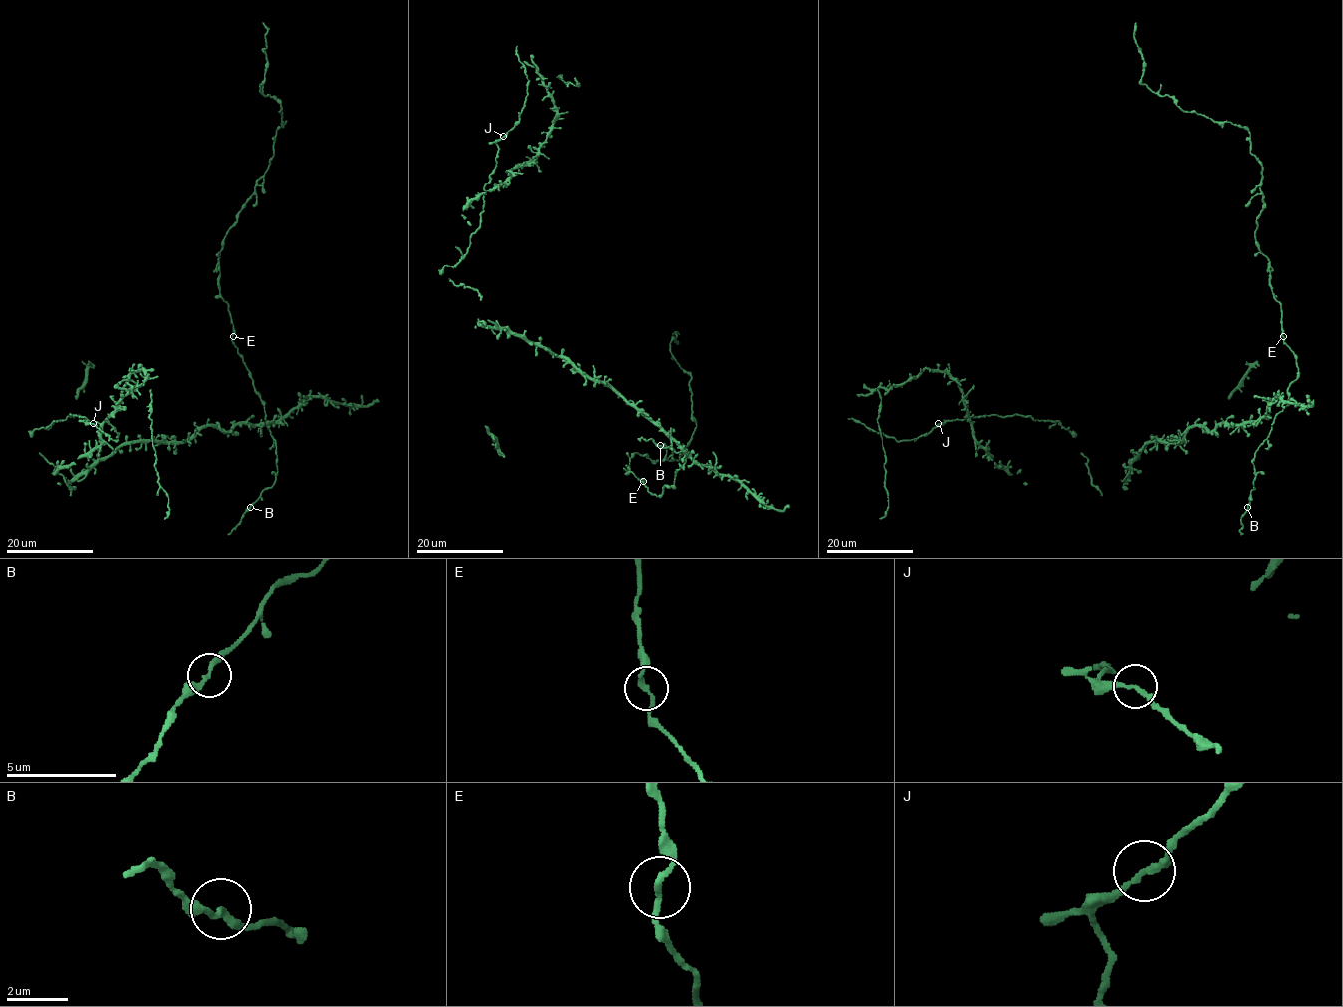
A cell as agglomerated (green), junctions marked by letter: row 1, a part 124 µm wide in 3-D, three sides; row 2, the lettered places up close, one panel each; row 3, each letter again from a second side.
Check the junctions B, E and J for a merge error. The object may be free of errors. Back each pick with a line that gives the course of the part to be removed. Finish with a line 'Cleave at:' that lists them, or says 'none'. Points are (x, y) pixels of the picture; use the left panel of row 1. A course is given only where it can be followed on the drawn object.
Cleave at: none

